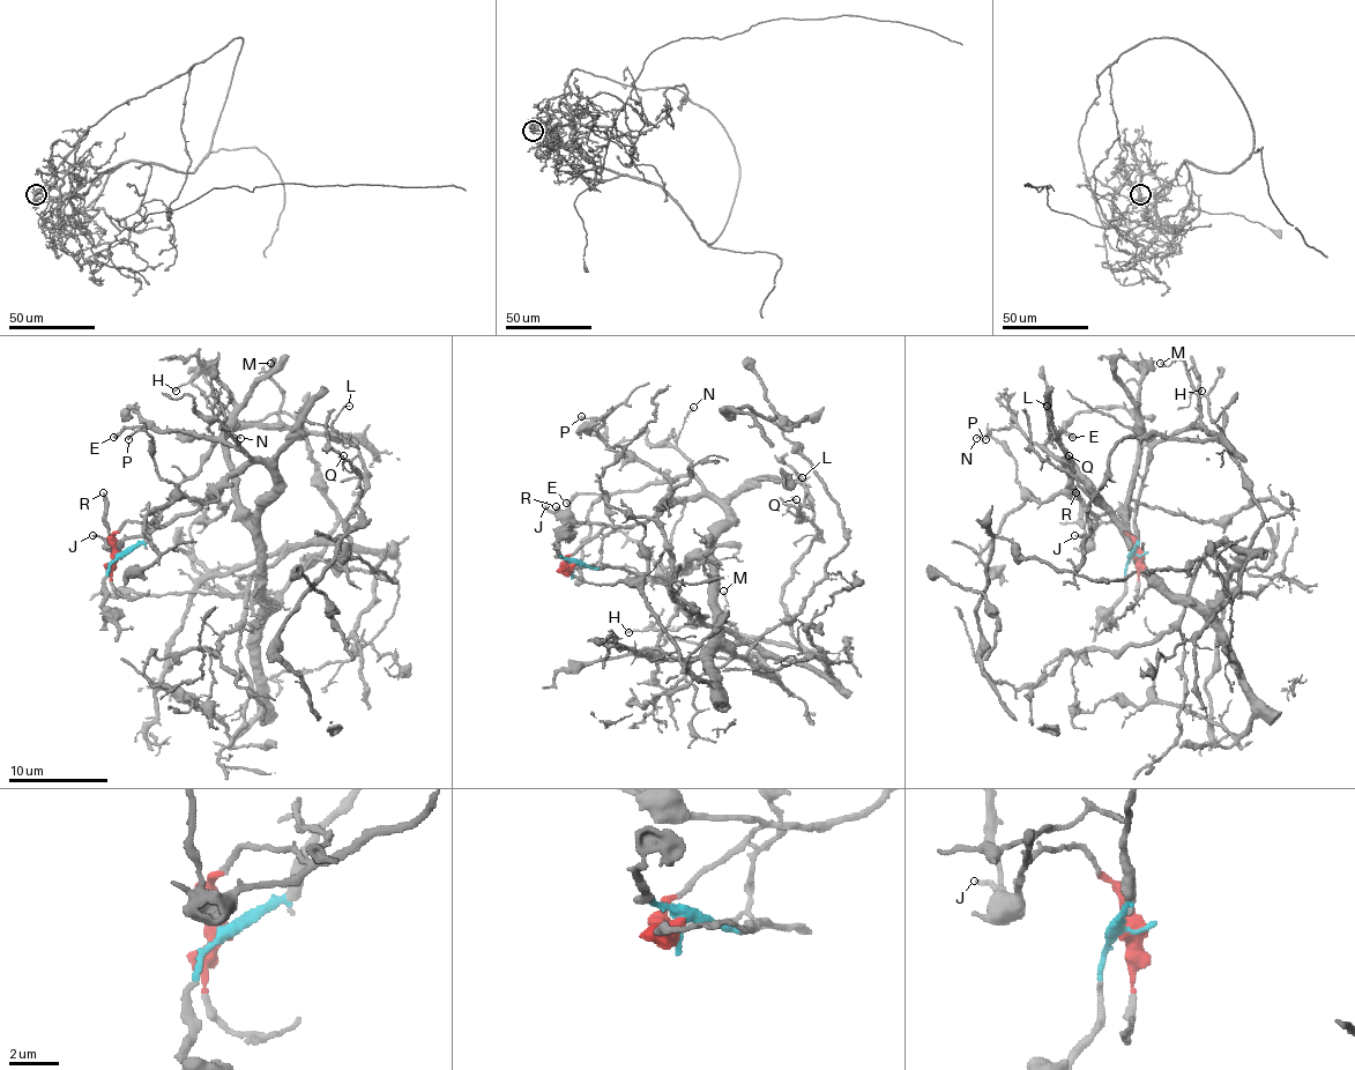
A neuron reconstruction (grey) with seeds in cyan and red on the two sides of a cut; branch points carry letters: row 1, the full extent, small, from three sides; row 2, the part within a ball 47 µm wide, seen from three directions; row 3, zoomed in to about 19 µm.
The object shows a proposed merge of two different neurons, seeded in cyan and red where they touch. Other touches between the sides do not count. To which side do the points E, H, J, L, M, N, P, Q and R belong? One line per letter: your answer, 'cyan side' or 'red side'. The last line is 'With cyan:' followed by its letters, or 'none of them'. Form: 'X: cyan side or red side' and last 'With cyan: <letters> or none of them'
E: red side
H: cyan side
J: red side
L: red side
M: cyan side
N: red side
P: red side
Q: cyan side
R: red side
With cyan: H, M, Q

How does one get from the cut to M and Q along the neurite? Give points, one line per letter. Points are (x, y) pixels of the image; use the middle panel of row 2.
M: (573, 567), (605, 565), (657, 578), (692, 617), (735, 630), (724, 621), (724, 591)
Q: (573, 567), (657, 578), (707, 625), (794, 645), (782, 593), (817, 539), (814, 509), (796, 498)

